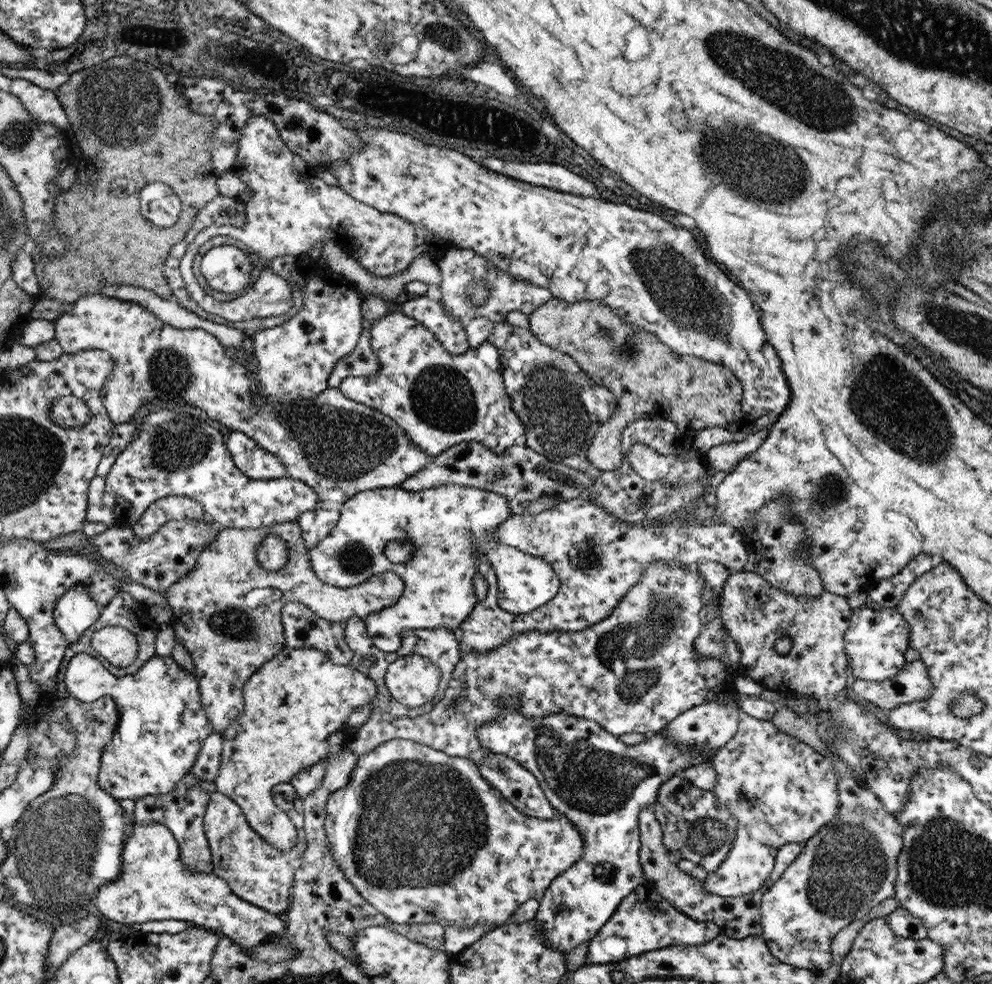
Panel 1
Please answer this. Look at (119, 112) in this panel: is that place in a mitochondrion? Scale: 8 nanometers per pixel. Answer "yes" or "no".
yes

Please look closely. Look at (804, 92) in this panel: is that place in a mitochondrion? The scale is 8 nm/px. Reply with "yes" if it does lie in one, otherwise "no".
yes

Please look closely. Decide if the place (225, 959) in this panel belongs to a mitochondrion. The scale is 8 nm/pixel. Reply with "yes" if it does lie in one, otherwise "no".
no

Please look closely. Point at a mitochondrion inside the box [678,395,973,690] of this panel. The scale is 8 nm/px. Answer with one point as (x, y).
(830, 493)

